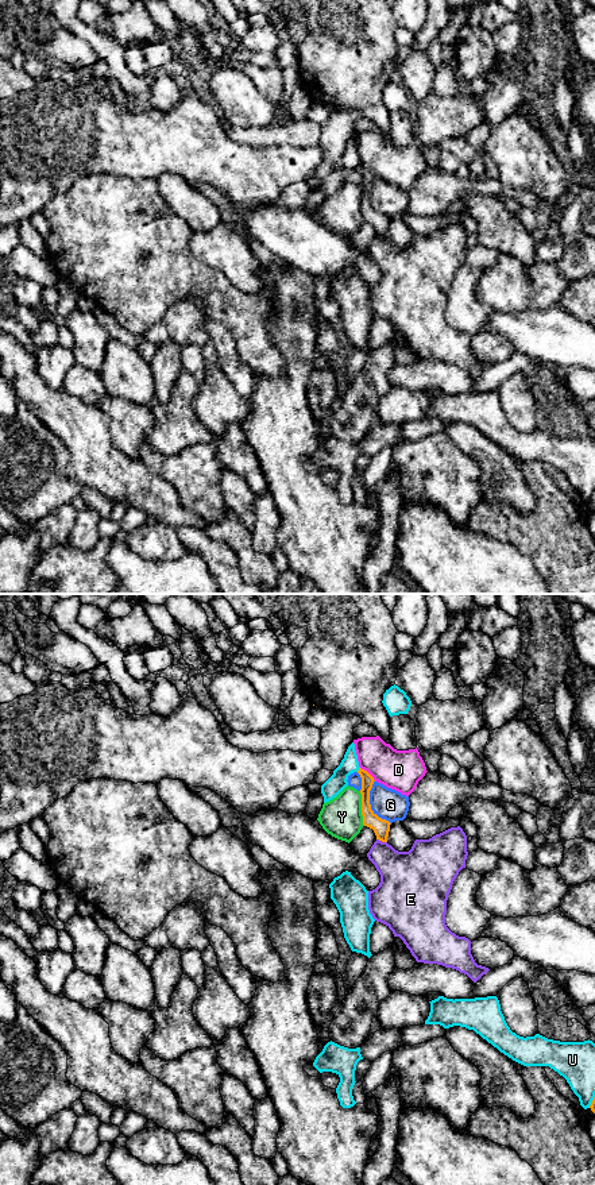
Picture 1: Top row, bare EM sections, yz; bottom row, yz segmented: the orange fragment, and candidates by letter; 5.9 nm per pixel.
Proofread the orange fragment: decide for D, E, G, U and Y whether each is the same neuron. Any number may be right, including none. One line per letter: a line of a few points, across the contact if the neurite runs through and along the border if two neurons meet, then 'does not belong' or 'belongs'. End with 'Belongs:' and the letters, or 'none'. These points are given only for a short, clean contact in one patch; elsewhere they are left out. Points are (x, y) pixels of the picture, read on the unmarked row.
D: line yz (360, 162), (375, 176); does not belong
E: does not belong
G: line yz (374, 176), (370, 184), (370, 203), (390, 219); does not belong
U: does not belong
Y: line yz (359, 186), (360, 209), (364, 220); does not belong
Belongs: none

